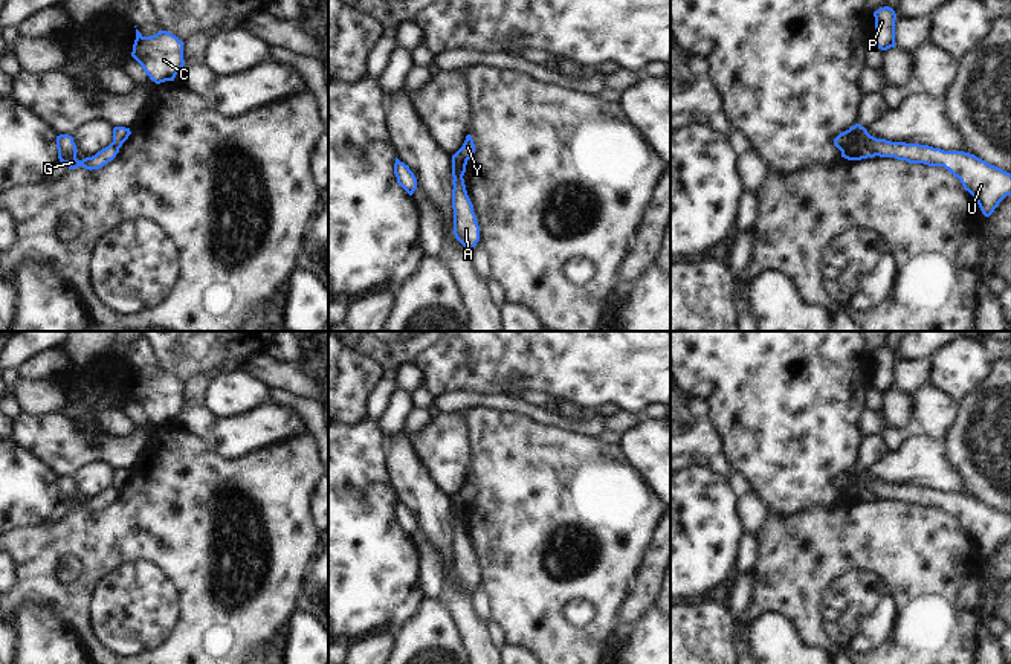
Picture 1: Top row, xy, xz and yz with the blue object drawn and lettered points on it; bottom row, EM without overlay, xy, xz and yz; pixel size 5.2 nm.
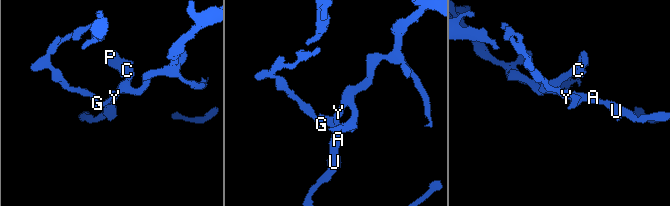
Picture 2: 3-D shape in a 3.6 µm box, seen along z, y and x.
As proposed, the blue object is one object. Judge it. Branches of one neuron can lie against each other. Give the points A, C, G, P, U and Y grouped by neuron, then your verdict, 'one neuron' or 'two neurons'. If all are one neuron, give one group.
A C P U Y / G | two neurons

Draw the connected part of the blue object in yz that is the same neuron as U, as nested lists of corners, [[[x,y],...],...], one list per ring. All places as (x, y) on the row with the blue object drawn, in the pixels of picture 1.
[[[855,124],[834,139],[834,145],[840,151],[854,143],[866,145],[880,157],[895,157],[909,163],[944,166],[958,177],[964,189],[976,198],[985,217],[990,217],[999,203],[1006,195],[1011,195],[1011,174],[970,153],[944,151],[929,145],[877,139],[860,124]]]

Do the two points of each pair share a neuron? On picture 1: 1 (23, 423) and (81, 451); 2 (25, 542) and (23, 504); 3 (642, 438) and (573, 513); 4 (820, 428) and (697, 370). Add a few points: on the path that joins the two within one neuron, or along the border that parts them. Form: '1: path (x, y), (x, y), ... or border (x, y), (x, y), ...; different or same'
1: path (37, 435), (48, 437), (63, 449), (67, 449); same
2: border (40, 522), (16, 528); different
3: border (617, 443), (645, 486); different
4: path (790, 403), (756, 370), (727, 370); same

